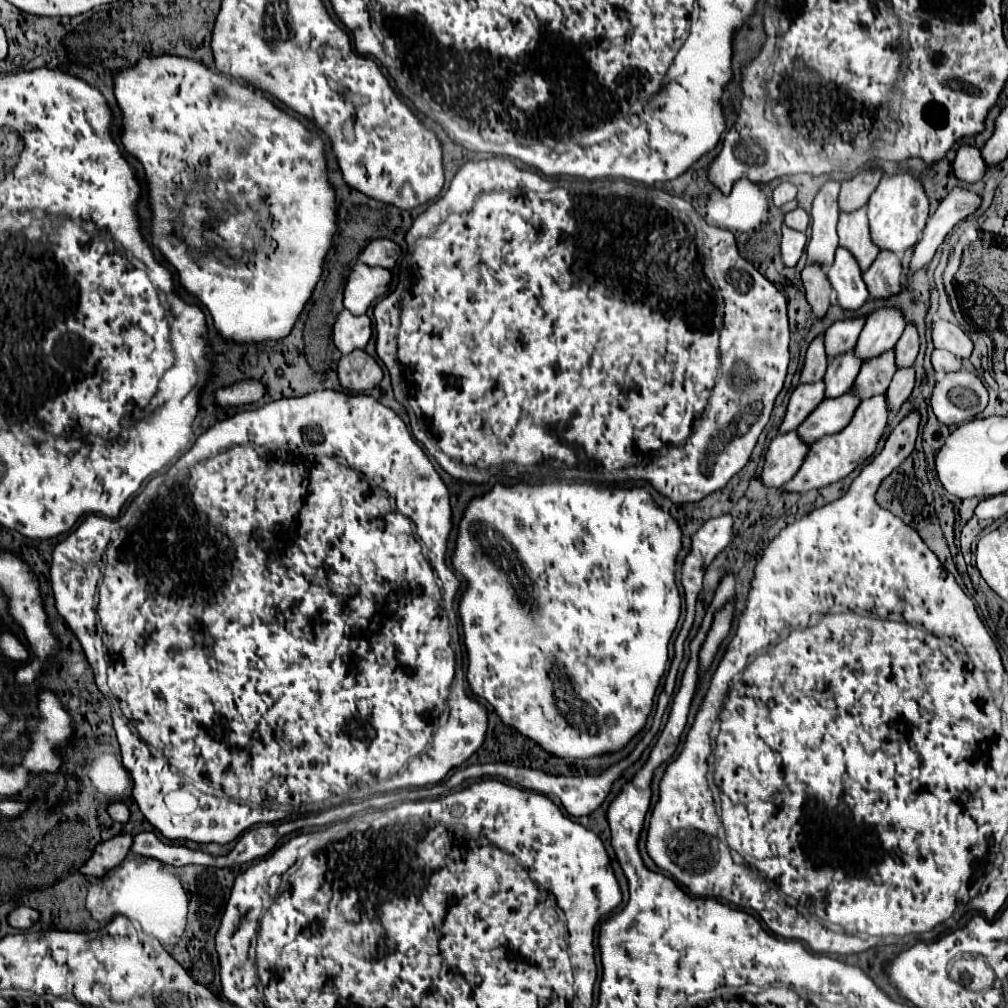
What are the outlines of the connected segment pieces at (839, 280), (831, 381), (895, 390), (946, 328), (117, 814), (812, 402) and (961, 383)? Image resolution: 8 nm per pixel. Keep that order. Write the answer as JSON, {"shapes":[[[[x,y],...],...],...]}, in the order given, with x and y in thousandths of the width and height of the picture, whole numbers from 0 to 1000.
{"shapes":[[[[829,247],[827,263],[821,267],[821,277],[837,307],[853,307],[861,297],[861,285],[857,283],[853,263],[849,263],[849,257],[841,251],[841,247]]],[[[847,346],[841,350],[835,350],[833,354],[827,354],[821,360],[821,368],[817,374],[819,380],[819,394],[833,394],[845,384],[845,378],[849,376],[849,370],[853,368],[853,354],[849,354]]],[[[901,364],[901,366],[891,366],[887,370],[887,376],[881,384],[881,402],[883,402],[883,408],[885,412],[893,406],[893,402],[903,394],[905,386],[907,386],[907,380],[909,380],[909,368],[907,364]]],[[[929,318],[925,324],[925,336],[929,346],[938,346],[946,350],[950,356],[960,356],[964,352],[966,340],[950,322],[940,318]]],[[[113,797],[113,799],[109,799],[109,801],[107,801],[107,807],[109,807],[109,811],[111,811],[113,814],[117,814],[117,816],[127,816],[127,813],[129,813],[129,803],[127,803],[123,797]]],[[[812,378],[812,380],[798,380],[798,382],[792,382],[784,394],[784,400],[782,400],[782,408],[780,408],[780,414],[774,422],[774,428],[782,430],[782,428],[790,428],[798,416],[817,398],[817,380]]],[[[954,366],[950,370],[940,370],[929,380],[923,402],[933,420],[954,422],[978,406],[980,388],[966,370]]]]}

